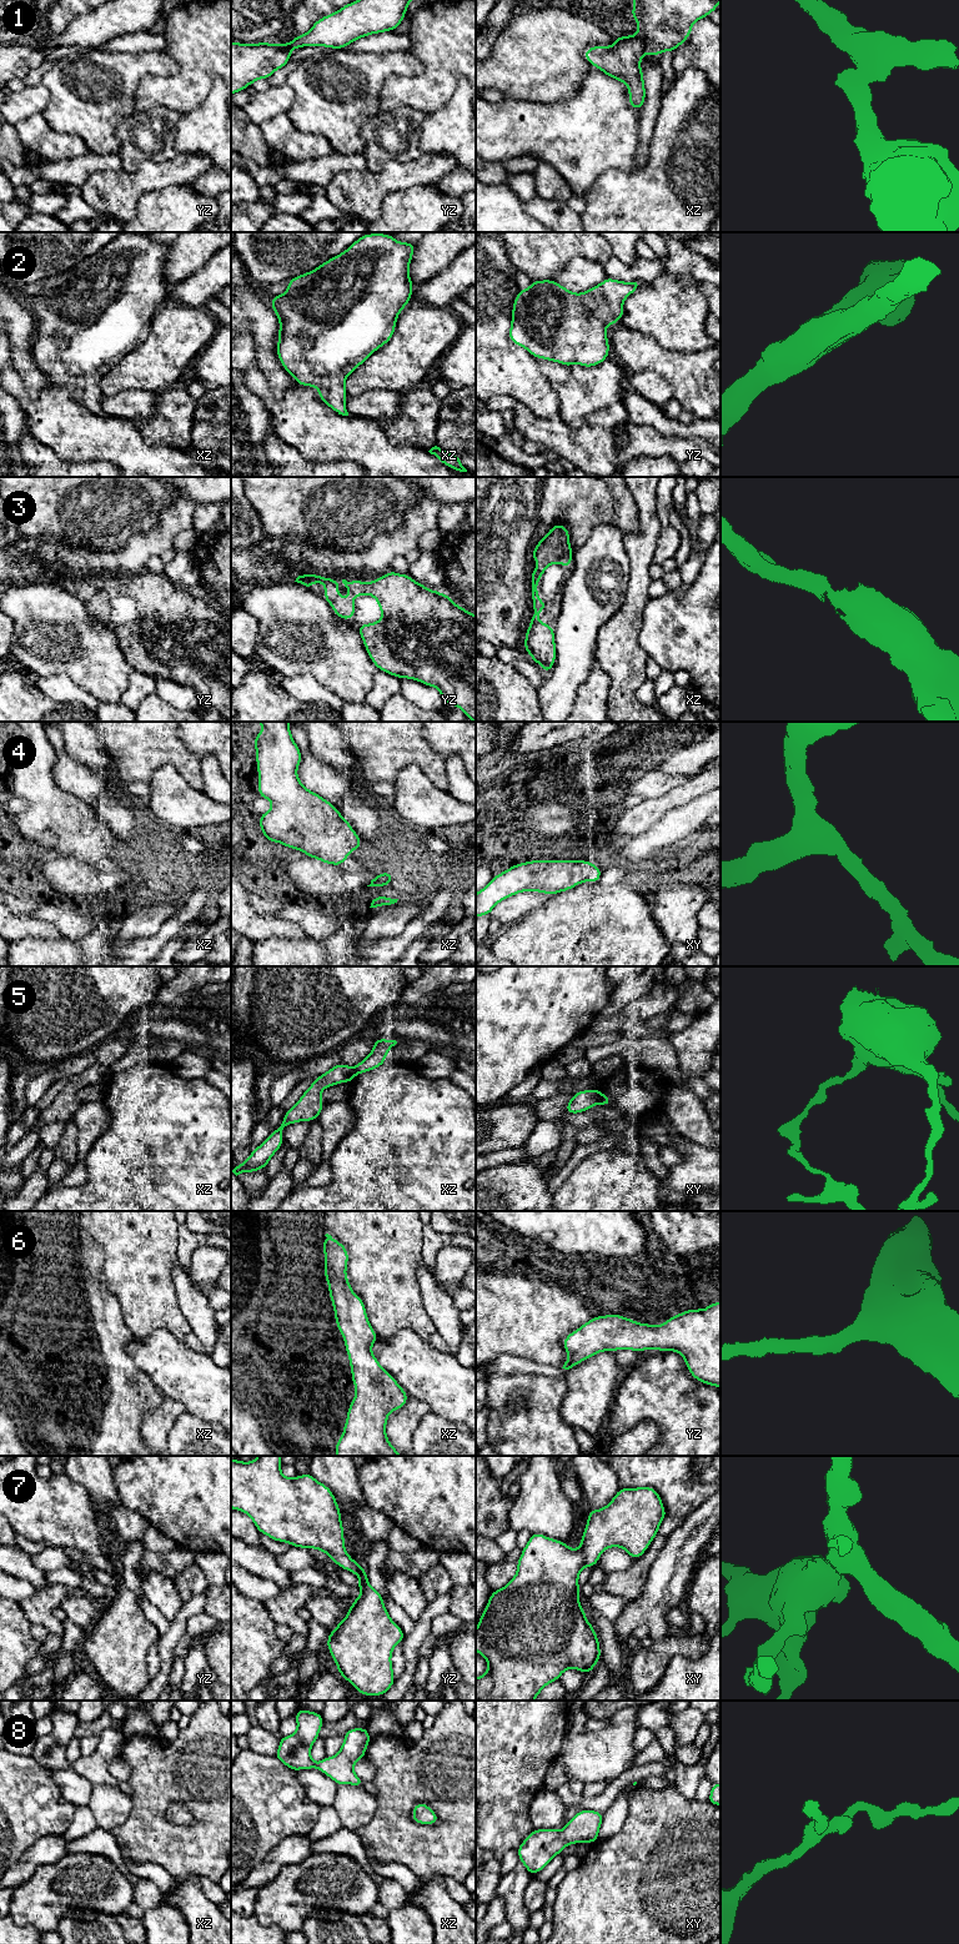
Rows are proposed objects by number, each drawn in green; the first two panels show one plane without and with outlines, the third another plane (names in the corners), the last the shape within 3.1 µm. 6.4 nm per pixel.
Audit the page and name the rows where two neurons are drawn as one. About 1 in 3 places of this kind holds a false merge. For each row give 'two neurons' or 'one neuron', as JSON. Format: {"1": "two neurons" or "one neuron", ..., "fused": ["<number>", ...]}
{"1": "two neurons", "2": "one neuron", "3": "one neuron", "4": "one neuron", "5": "two neurons", "6": "one neuron", "7": "one neuron", "8": "one neuron", "fused": ["1", "5"]}

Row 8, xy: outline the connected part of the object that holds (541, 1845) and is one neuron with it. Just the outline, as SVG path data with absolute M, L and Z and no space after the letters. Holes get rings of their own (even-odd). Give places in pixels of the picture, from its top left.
M581 1809L562 1830L534 1829L517 1849L519 1862L534 1875L568 1844L597 1842L602 1822L603 1813Z

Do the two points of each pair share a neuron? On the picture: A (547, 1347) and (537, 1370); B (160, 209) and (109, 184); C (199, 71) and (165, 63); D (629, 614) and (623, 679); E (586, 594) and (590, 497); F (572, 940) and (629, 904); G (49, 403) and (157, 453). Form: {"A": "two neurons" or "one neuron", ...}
{"A": "two neurons", "B": "two neurons", "C": "two neurons", "D": "one neuron", "E": "two neurons", "F": "one neuron", "G": "one neuron"}

